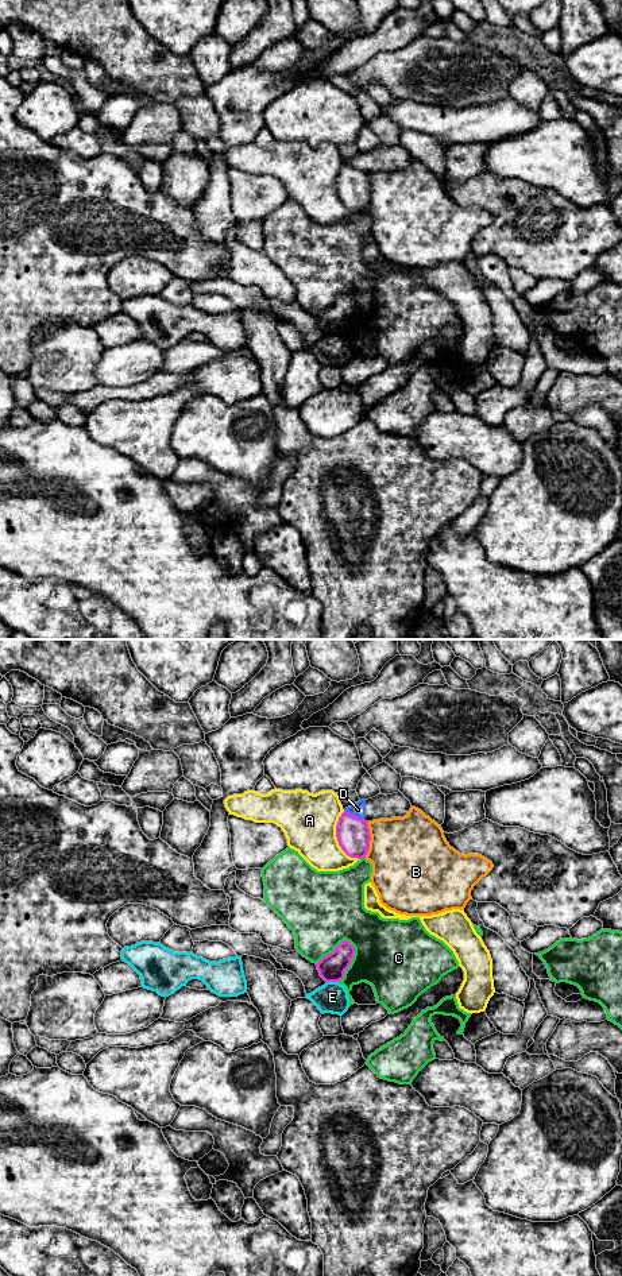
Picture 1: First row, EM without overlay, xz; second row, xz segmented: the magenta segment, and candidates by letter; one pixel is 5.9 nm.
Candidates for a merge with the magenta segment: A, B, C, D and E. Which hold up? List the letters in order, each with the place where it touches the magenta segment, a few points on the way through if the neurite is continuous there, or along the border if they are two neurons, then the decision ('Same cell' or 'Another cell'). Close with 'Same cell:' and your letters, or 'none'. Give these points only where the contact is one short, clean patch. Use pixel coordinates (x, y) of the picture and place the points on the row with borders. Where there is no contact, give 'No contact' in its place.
A: Touches magenta at xz (337, 839). Another cell
B: Touches magenta at xz (370, 839). Another cell
C: Touches magenta at xz (335, 948). Another cell
D: Touches magenta at xz (352, 815). Another cell
E: Touches magenta at xz (332, 981). Boundary: xz (327, 981), (337, 982). Another cell
Same cell: none

